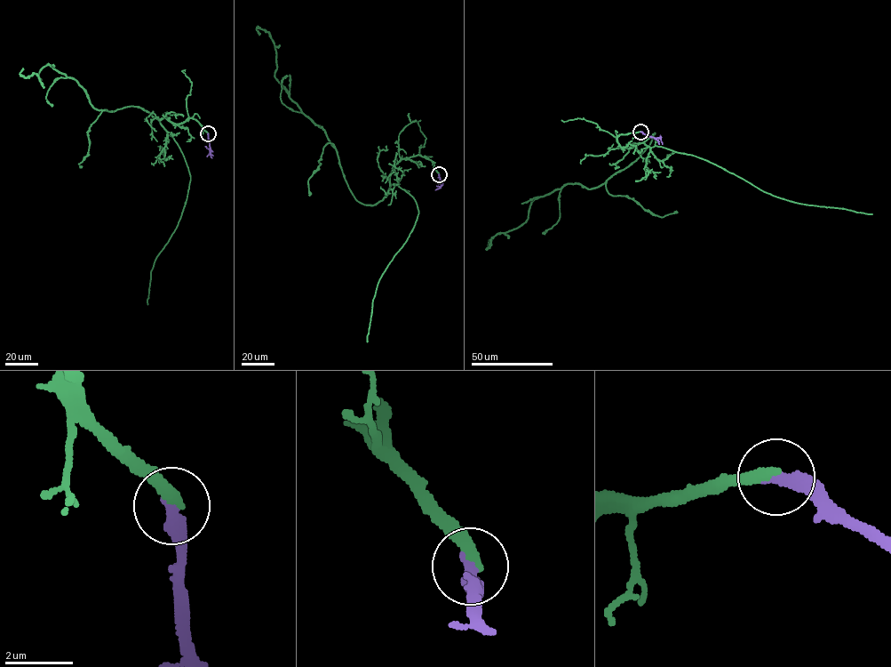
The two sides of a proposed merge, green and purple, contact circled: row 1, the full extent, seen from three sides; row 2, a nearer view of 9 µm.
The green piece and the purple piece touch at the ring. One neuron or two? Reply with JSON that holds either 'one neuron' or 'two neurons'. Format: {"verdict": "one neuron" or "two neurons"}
{"verdict": "one neuron"}

